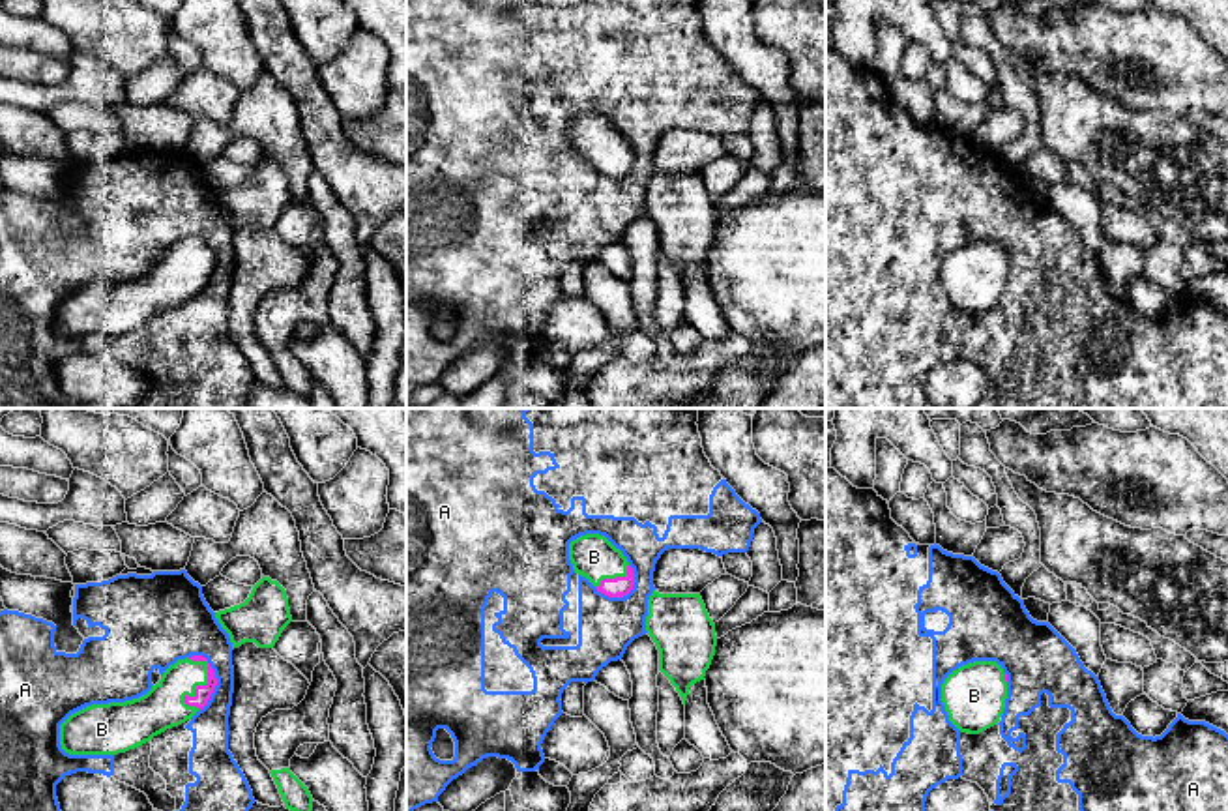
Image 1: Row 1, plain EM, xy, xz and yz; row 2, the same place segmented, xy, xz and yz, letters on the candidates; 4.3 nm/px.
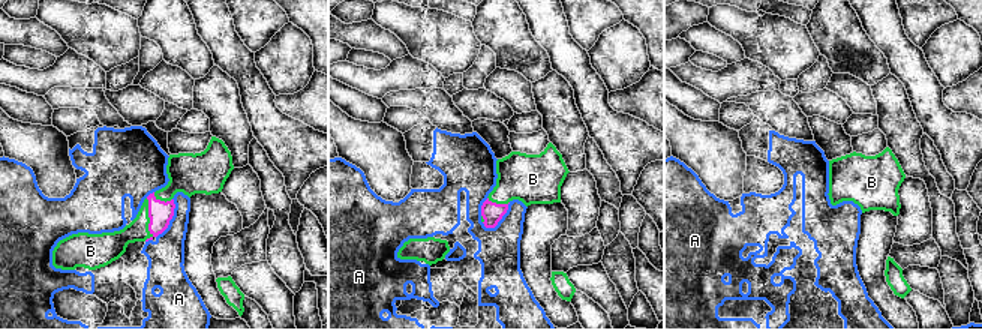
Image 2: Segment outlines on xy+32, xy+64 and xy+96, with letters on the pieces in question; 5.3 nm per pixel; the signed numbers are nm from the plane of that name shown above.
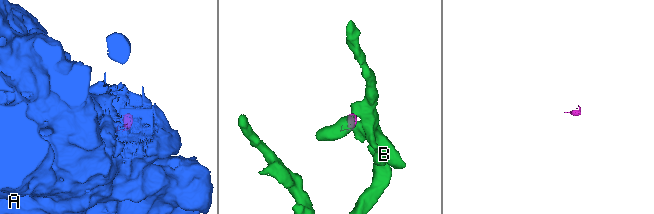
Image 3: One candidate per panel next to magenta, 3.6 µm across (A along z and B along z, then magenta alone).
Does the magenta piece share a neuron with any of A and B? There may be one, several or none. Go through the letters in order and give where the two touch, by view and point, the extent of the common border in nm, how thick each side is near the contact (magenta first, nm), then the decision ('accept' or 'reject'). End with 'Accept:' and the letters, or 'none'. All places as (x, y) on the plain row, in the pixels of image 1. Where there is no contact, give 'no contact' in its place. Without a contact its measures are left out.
A: contact xy (216, 259); length 260 nm; calibres 70 and 240 nm; reject
B: contact xy (203, 266); length 240 nm; calibres 70 and 180 nm; accept
Accept: B

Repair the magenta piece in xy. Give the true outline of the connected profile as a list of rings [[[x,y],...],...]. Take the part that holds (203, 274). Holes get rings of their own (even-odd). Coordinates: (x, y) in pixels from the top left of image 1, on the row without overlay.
[[[206,238],[178,240],[146,275],[71,294],[60,305],[60,326],[69,335],[125,333],[191,300],[208,285],[215,266]]]

